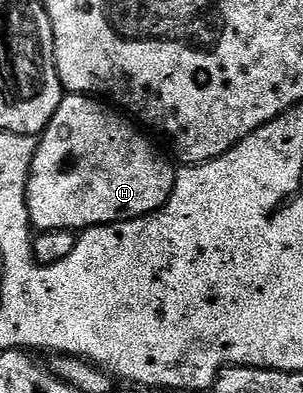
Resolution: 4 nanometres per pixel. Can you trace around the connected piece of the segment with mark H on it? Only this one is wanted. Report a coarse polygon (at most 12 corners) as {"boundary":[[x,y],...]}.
{"boundary":[[66,94],[25,198],[38,232],[141,219],[170,156],[100,98]]}

